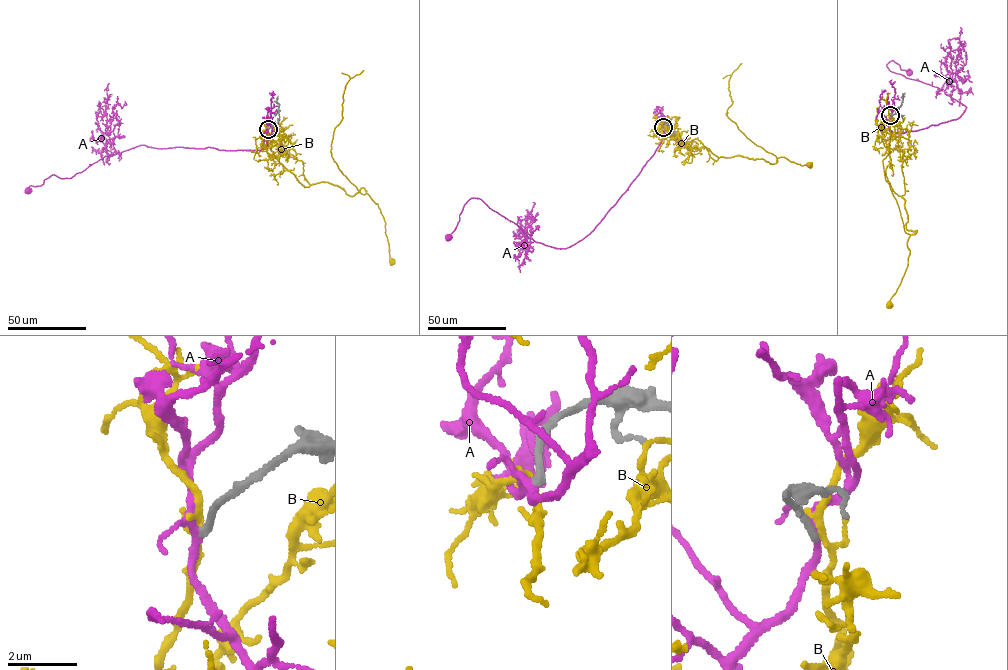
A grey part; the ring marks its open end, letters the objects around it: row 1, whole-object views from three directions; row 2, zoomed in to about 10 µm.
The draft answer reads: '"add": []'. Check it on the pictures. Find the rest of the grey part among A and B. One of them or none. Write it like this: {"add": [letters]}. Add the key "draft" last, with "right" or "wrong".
{"add": ["A"], "draft": "wrong"}

